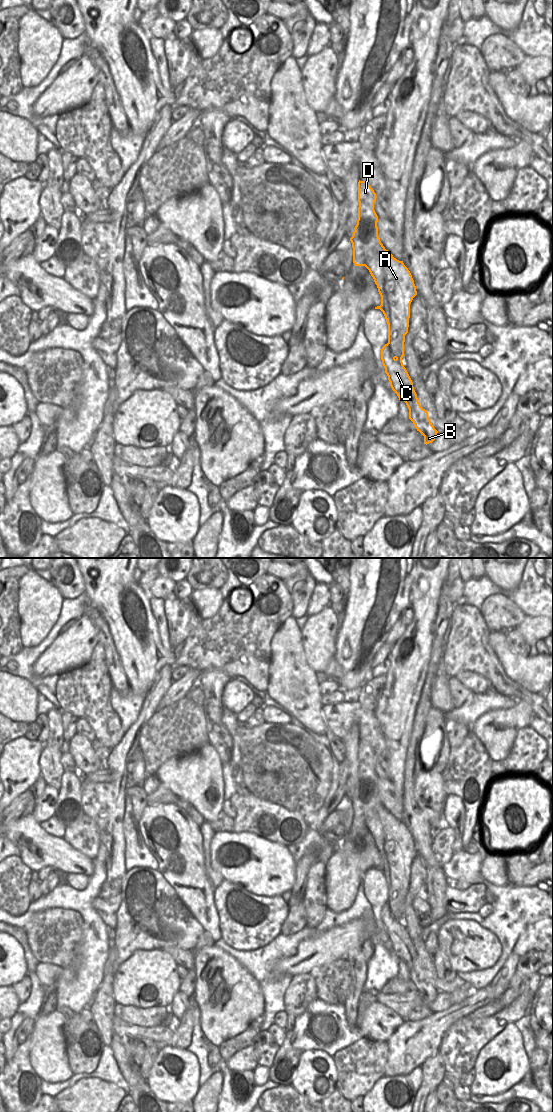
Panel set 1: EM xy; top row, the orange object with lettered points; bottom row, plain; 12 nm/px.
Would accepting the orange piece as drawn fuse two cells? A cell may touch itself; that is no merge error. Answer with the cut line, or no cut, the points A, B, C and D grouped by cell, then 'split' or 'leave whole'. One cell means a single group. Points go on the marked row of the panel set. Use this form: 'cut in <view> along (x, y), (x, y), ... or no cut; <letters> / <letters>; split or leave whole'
cut in xy along (387, 343), (394, 358); A D / B C; split

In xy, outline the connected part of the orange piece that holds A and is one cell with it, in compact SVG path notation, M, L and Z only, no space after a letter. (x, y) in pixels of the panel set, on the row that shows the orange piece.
M360 181L358 182L358 220L354 228L354 232L350 241L353 248L353 263L355 266L365 266L377 285L378 292L381 296L381 305L375 307L375 309L380 309L386 319L388 324L388 344L394 358L402 361L404 356L404 342L405 335L408 333L409 318L410 318L410 304L413 298L417 295L416 286L414 280L408 268L404 265L403 261L399 261L385 249L378 236L378 216L374 210L374 203L376 201L376 193L371 188L368 182Z

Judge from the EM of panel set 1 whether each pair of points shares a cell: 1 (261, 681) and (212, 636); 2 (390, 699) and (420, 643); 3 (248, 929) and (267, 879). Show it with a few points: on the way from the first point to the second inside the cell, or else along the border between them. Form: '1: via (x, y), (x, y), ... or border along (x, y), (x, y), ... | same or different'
1: via (249, 669), (224, 644) | same
2: via (403, 685), (409, 657) | same
3: border along (240, 884), (255, 894), (263, 896), (280, 895) | different

